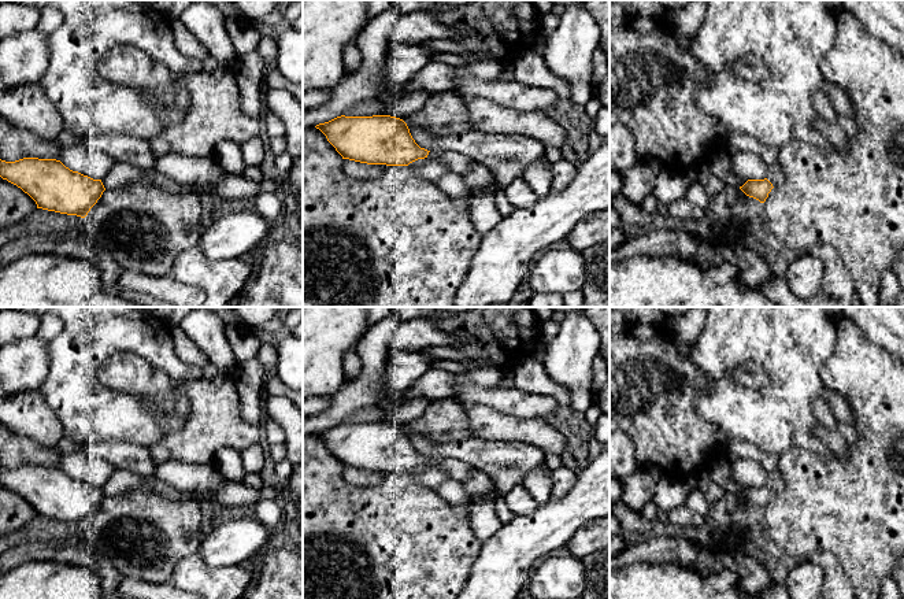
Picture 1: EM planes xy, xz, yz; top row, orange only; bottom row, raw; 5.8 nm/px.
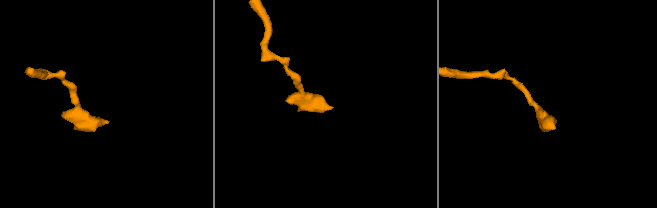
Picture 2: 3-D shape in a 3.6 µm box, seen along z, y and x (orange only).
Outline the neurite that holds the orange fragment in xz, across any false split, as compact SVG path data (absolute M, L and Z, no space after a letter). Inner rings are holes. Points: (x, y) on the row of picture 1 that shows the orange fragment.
M341 115L315 127L342 159L360 163L408 166L430 152L415 143L403 119L390 115Z

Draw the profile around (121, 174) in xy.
M116 162L107 173L107 175L101 180L101 182L105 189L118 189L130 184L152 184L173 195L194 192L204 197L212 196L211 192L199 192L188 186L181 186L170 181L163 174L158 173L155 169L141 169L138 166L122 162Z

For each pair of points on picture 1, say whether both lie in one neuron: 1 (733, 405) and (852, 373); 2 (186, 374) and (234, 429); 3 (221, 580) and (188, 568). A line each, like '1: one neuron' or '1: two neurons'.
1: two neurons
2: two neurons
3: one neuron

